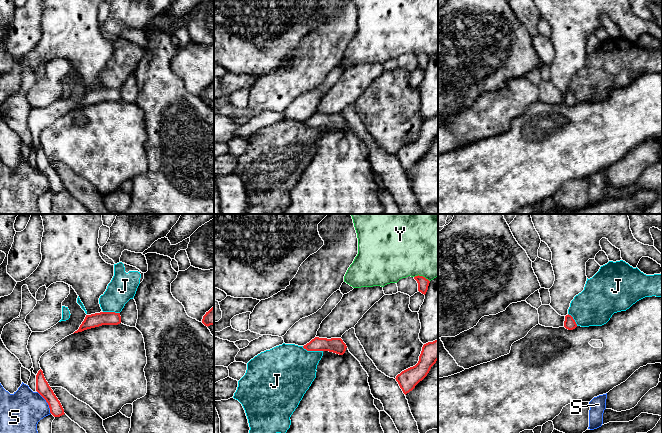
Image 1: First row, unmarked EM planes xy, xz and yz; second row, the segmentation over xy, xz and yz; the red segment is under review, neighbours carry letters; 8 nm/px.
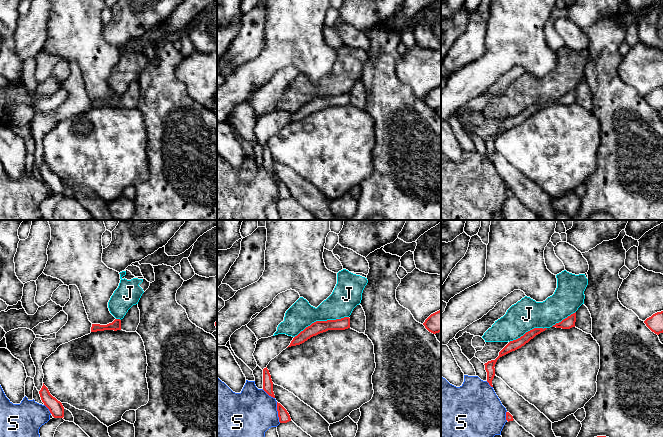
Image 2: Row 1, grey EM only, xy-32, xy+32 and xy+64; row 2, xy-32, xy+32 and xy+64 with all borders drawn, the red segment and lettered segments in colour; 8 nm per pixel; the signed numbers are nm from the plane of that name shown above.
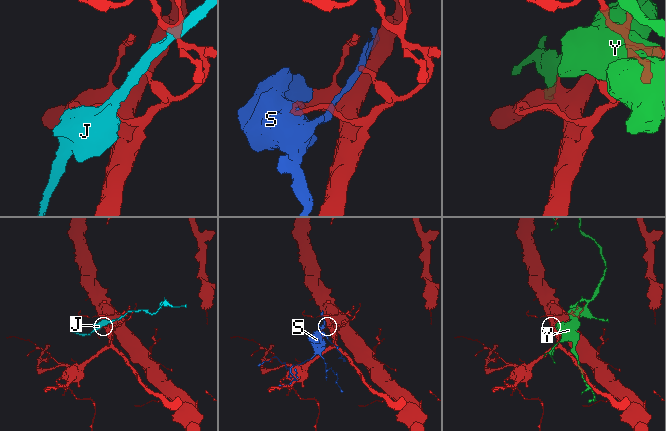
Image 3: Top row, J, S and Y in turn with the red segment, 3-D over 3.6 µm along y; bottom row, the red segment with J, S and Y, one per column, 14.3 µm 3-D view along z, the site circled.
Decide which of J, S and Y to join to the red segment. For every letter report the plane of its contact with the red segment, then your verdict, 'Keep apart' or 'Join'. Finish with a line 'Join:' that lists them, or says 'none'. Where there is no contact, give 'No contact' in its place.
J: Touches red in xz. Join
S: Touches red in xy. Keep apart
Y: Touches red in xz. Keep apart
Join: J

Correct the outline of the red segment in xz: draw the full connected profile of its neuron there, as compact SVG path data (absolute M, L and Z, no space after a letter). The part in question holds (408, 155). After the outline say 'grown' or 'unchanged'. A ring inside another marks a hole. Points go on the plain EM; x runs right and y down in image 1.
M438 115L423 121L418 139L396 152L403 169L406 171L422 157L429 149L431 143L438 136Z; unchanged

